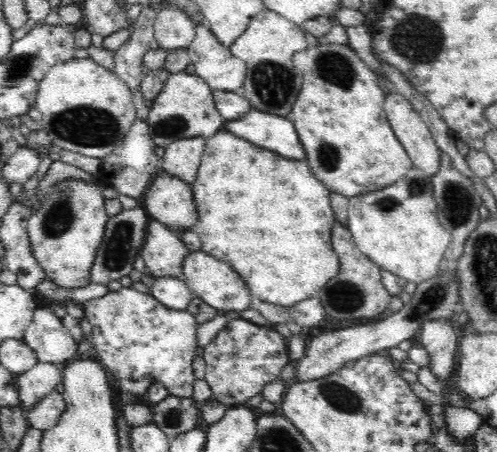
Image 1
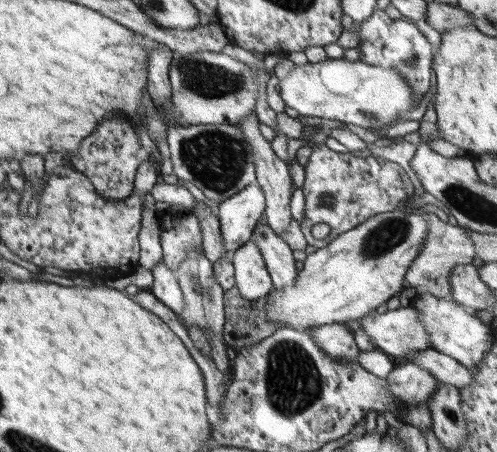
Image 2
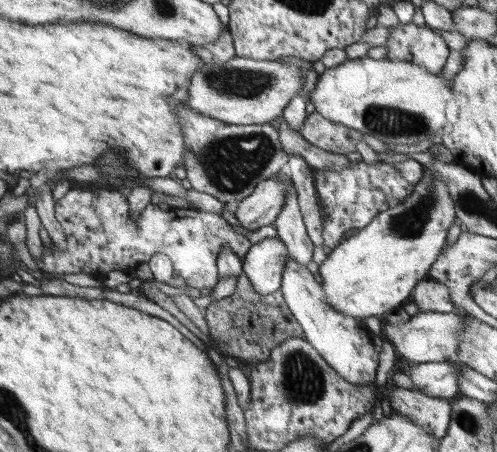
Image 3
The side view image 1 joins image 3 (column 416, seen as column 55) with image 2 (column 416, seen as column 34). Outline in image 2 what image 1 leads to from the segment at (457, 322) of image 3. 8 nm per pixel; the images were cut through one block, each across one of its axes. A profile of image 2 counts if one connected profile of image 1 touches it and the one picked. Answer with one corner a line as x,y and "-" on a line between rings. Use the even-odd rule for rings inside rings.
397,308
387,310
385,314
371,312
359,320
365,334
371,338
371,344
387,356
409,358
431,348
431,338
415,308

